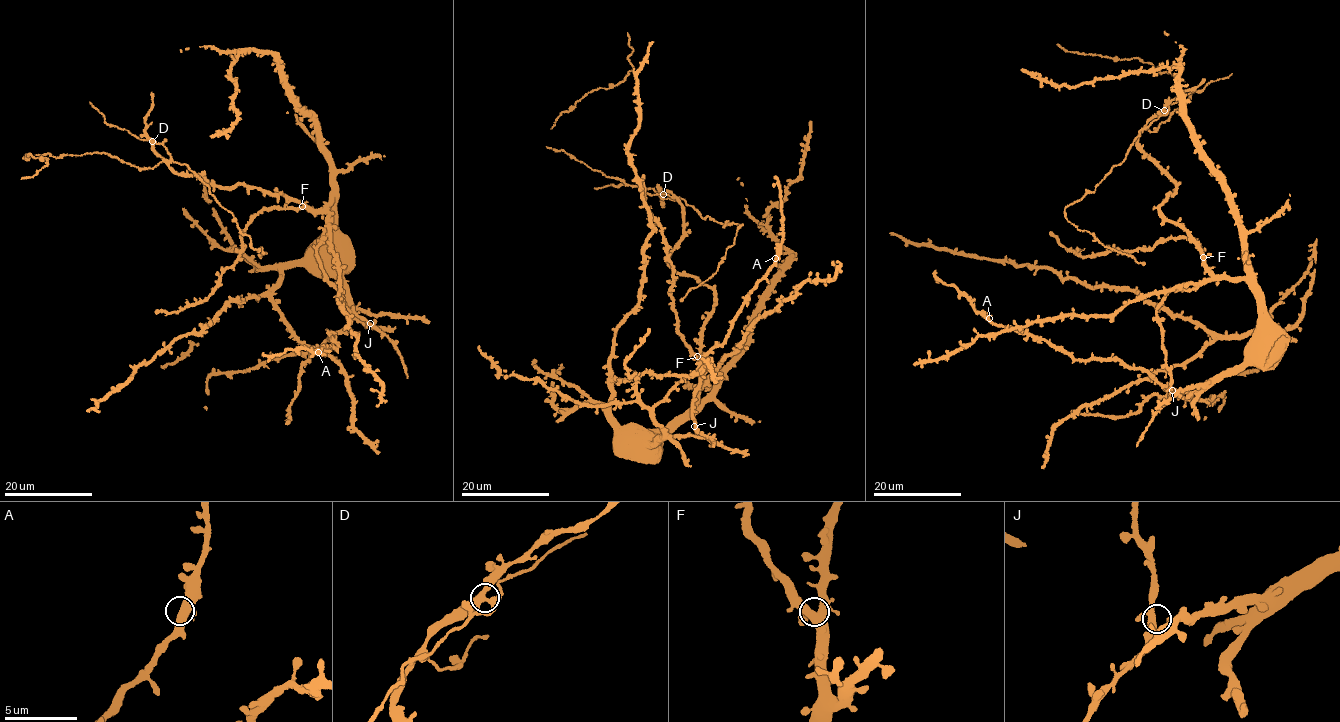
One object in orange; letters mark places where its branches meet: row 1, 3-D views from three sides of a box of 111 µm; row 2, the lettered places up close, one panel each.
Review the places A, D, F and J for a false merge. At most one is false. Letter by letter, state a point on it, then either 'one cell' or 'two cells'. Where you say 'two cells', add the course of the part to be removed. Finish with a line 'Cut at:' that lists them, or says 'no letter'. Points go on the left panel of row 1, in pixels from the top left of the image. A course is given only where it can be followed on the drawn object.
A: at (318, 352); one cell
D: at (152, 141); two cells
F: at (302, 206); one cell
J: at (370, 323); one cell
Cut at: D

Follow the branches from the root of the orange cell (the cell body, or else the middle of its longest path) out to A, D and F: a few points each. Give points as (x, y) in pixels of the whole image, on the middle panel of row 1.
A: (630, 428), (645, 431), (653, 443), (664, 433), (653, 406), (723, 342), (744, 297), (775, 258)
D: (630, 428), (661, 429), (694, 406), (714, 299), (711, 288), (671, 267), (683, 216), (676, 198), (662, 194)
F: (630, 428), (635, 427), (644, 432), (661, 429), (692, 408), (700, 382), (697, 356)

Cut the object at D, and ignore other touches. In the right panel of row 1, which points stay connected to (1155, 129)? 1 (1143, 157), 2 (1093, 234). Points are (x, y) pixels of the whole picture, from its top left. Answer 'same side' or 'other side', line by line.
1: other side
2: same side

